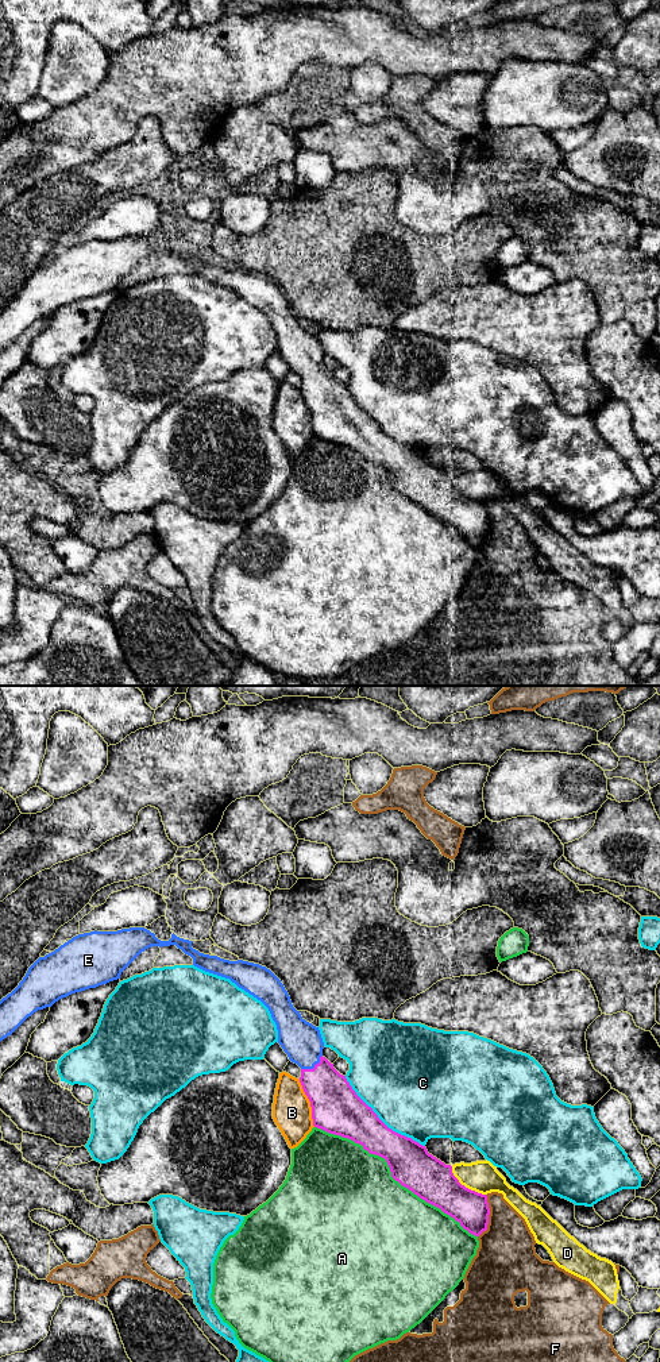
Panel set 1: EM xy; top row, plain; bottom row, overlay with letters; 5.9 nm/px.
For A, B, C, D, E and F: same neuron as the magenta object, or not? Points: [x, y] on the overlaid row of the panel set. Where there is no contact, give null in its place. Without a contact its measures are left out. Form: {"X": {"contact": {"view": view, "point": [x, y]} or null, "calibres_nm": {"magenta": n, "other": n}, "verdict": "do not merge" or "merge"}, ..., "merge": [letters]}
{"A": {"contact": {"view": "xy", "point": [392, 1176]}, "calibres_nm": {"magenta": 260, "other": 500}, "verdict": "do not merge"}, "B": {"contact": {"view": "xy", "point": [311, 1103]}, "calibres_nm": {"magenta": 300, "other": 240}, "verdict": "do not merge"}, "C": {"contact": {"view": "xy", "point": [379, 1119]}, "calibres_nm": {"magenta": 280, "other": 500}, "verdict": "do not merge"}, "D": {"contact": {"view": "xy", "point": [463, 1185]}, "calibres_nm": {"magenta": 260, "other": 190}, "verdict": "do not merge"}, "E": {"contact": {"view": "xy", "point": [315, 1067]}, "calibres_nm": {"magenta": 280, "other": 240}, "verdict": "merge"}, "F": {"contact": {"view": "xy", "point": [487, 1216]}, "calibres_nm": {"magenta": 220, "other": 340}, "verdict": "do not merge"}, "merge": ["E"]}

